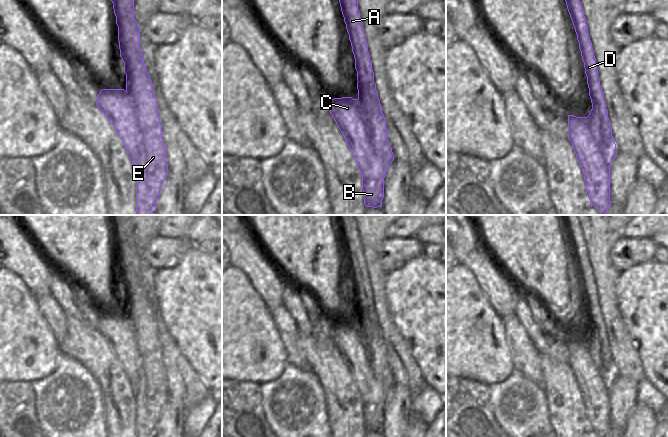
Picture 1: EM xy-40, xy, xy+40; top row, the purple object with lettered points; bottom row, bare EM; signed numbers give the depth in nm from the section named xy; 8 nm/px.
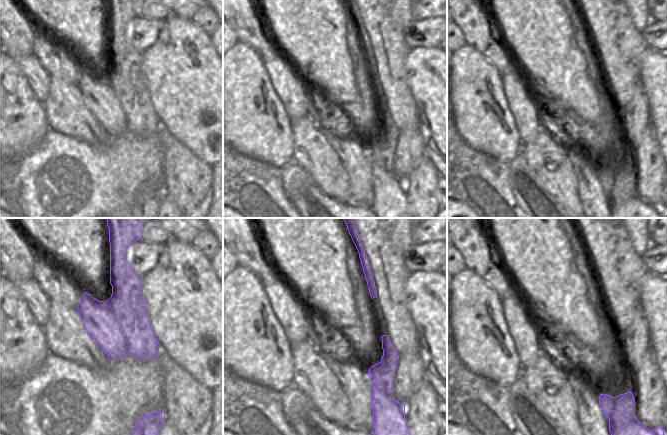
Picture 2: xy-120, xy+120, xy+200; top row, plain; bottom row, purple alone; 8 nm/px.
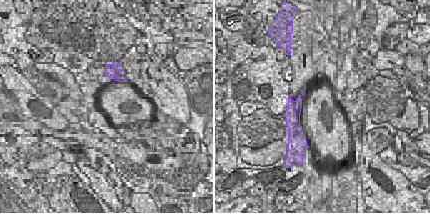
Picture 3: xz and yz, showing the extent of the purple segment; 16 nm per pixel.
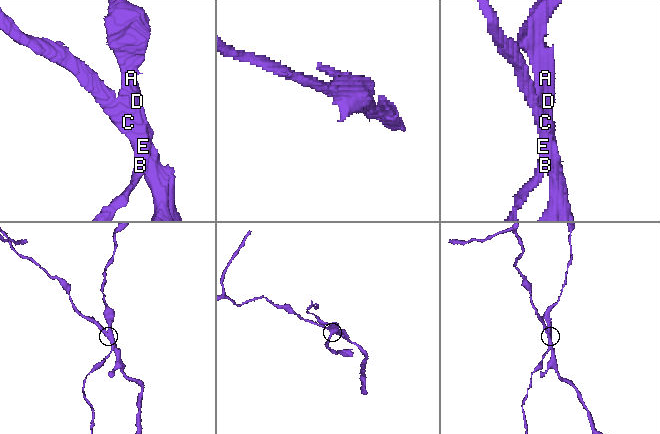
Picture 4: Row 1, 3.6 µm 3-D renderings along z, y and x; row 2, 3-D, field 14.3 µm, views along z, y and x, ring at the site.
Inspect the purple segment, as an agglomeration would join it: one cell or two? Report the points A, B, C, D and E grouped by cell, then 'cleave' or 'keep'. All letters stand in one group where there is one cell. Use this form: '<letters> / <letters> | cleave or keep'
A B D E / C | cleave

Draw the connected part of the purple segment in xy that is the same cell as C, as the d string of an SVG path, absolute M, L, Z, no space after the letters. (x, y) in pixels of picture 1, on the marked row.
M352 97L334 98L328 109L358 164L362 183L365 183L370 176L370 159L376 159L376 152L360 103Z

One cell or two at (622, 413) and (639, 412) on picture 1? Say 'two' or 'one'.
two

